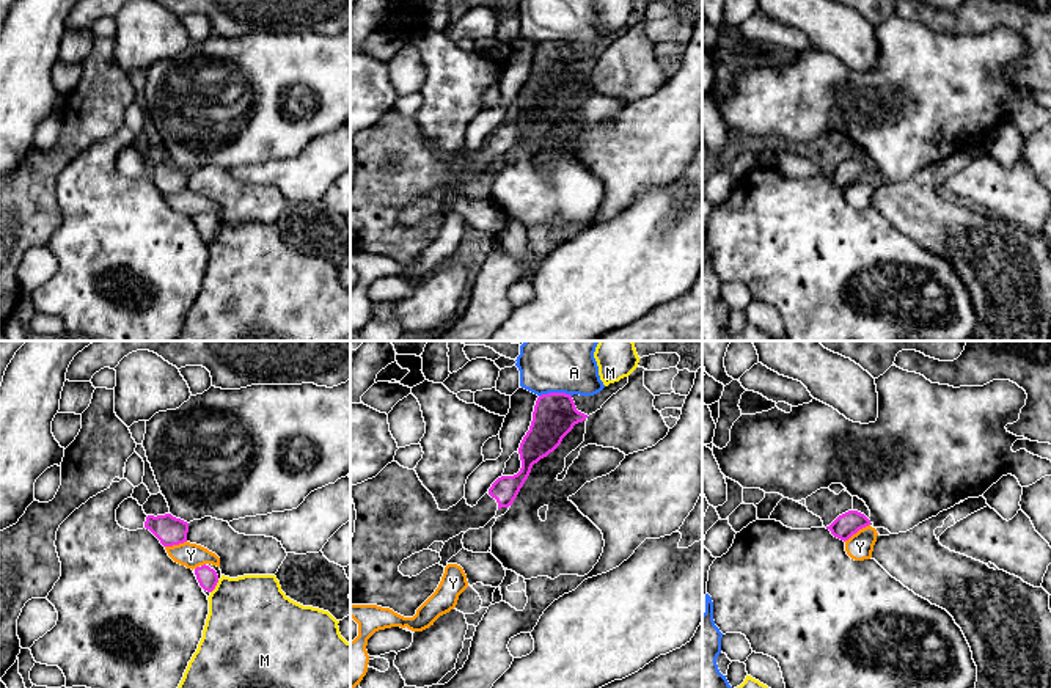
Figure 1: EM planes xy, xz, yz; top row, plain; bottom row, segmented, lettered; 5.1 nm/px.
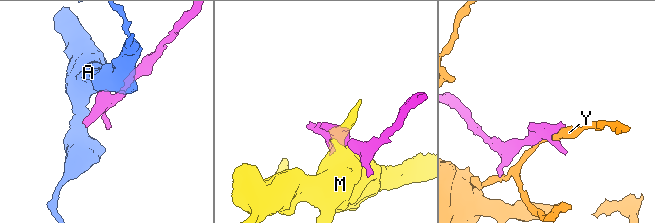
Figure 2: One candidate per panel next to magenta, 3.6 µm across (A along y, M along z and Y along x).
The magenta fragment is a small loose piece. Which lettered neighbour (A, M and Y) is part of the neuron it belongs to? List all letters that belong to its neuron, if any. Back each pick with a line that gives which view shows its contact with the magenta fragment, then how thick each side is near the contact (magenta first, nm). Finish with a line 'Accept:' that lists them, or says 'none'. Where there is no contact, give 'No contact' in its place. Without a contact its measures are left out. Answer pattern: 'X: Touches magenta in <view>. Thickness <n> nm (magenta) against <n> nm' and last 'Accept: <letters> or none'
Accept: none

